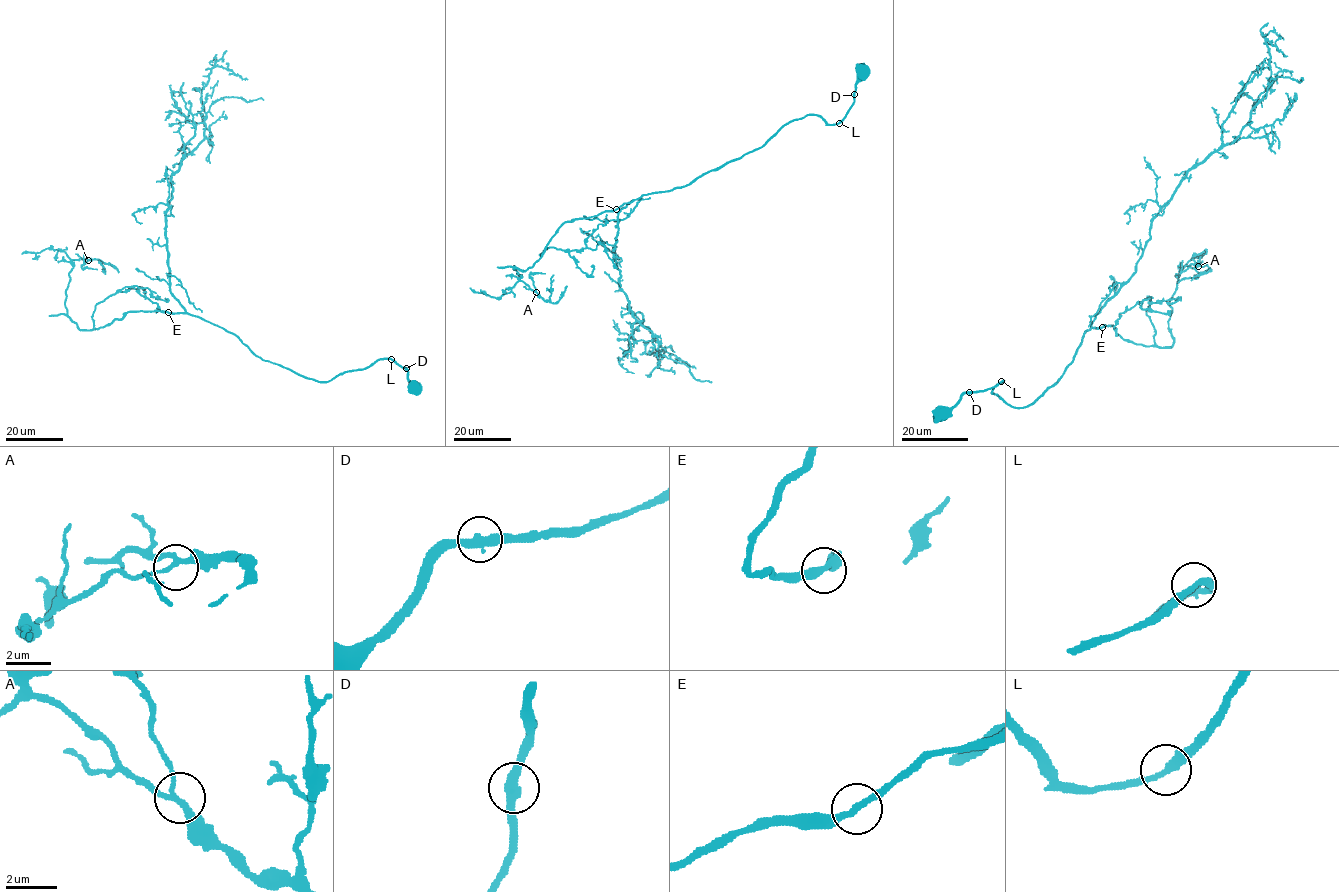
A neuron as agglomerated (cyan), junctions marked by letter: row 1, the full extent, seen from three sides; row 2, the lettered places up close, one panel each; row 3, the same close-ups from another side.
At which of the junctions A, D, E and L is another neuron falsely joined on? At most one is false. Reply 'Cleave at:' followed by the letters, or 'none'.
Cleave at: none

